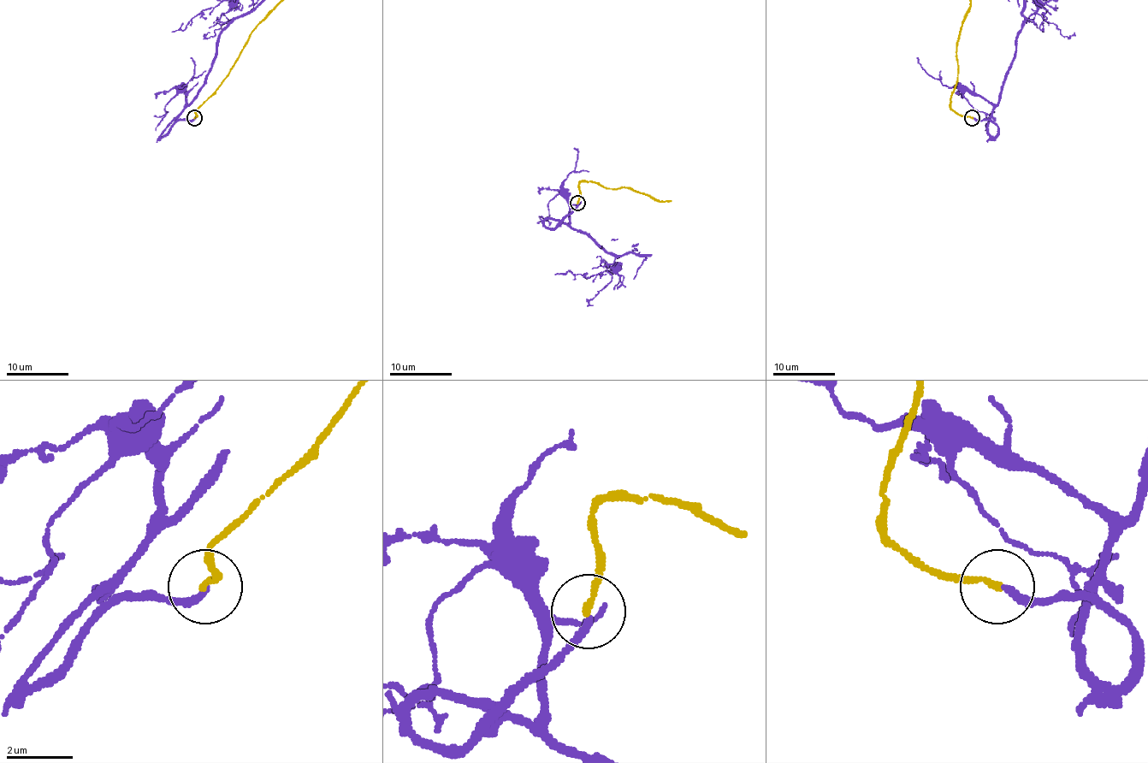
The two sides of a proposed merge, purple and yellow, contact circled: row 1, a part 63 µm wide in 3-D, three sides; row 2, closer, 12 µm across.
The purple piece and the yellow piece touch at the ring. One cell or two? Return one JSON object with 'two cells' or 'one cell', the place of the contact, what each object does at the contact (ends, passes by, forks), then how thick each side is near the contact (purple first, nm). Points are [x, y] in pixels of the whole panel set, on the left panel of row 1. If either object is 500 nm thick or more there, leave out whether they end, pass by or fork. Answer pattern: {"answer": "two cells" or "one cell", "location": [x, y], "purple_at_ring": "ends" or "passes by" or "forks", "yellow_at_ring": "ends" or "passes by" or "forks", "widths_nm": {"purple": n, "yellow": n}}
{"answer": "two cells", "location": [194, 117], "purple_at_ring": "ends", "yellow_at_ring": "ends", "widths_nm": {"purple": 200, "yellow": 170}}

